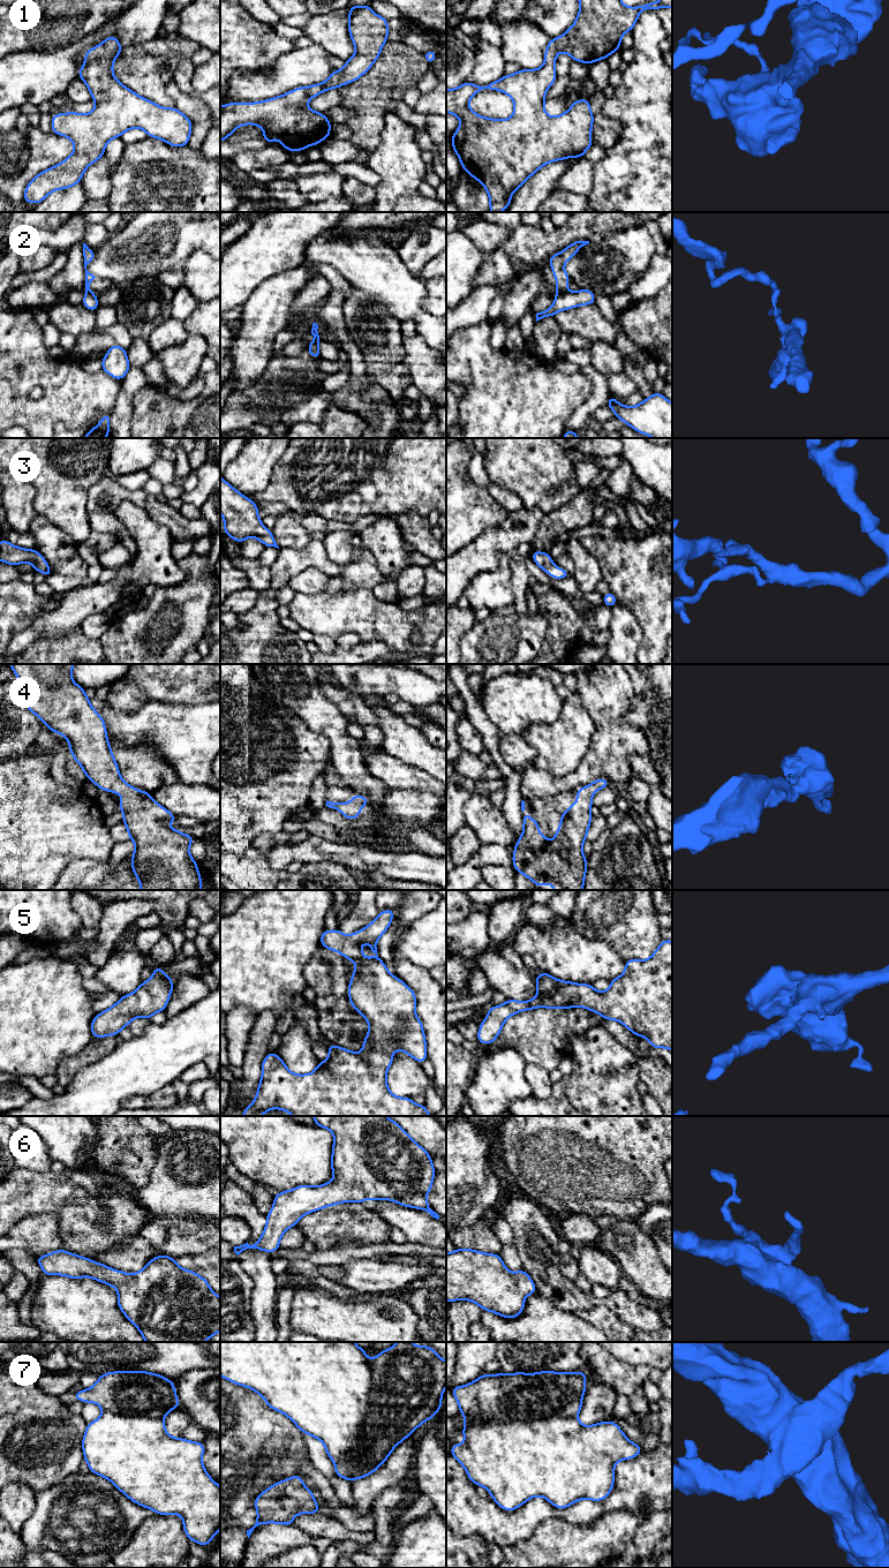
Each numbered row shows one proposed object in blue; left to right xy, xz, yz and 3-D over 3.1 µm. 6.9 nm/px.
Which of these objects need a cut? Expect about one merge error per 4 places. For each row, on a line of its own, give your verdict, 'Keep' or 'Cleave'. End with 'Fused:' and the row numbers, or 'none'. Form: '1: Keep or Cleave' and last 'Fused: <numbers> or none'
1: Keep
2: Cleave
3: Keep
4: Keep
5: Keep
6: Keep
7: Cleave
Fused: 2, 7

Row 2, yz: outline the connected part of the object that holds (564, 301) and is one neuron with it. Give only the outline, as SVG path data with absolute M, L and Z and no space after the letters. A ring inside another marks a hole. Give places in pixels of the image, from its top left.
M579 289L578 292L566 291L564 293L557 293L552 306L541 312L536 314L536 322L544 317L553 317L562 310L568 310L585 304L595 304L595 293L590 289Z

